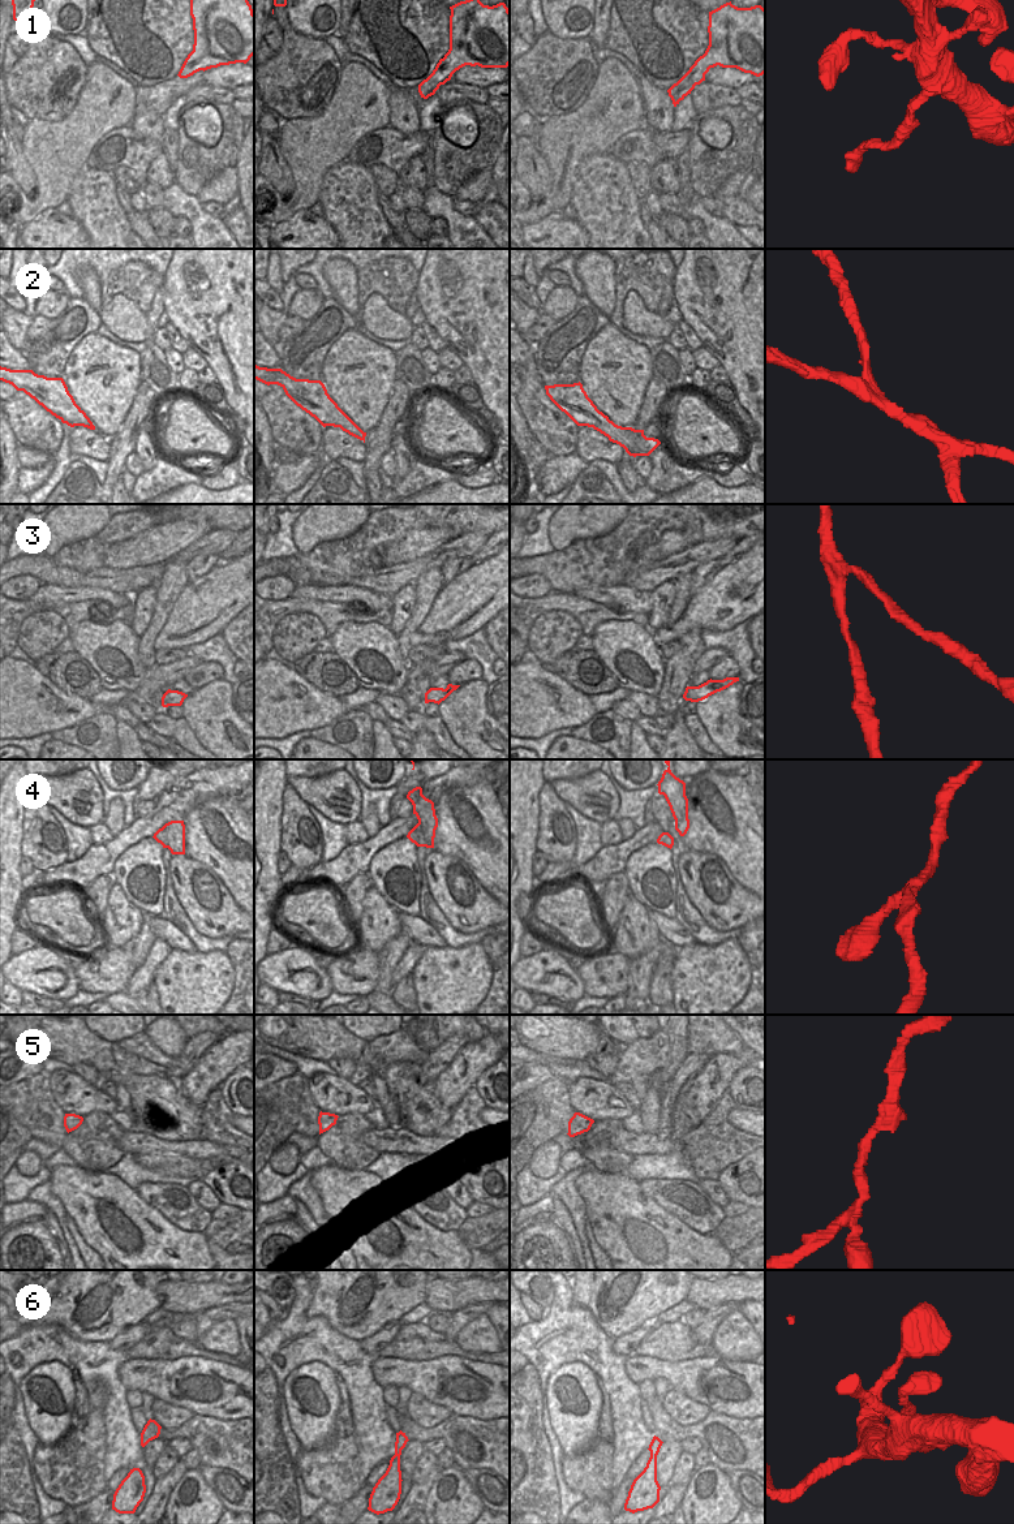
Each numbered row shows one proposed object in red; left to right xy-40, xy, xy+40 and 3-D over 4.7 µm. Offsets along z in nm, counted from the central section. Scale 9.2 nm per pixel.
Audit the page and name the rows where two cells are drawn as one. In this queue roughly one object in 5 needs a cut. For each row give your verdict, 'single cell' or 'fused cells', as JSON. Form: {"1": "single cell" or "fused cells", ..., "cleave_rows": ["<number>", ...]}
{"1": "fused cells", "2": "fused cells", "3": "single cell", "4": "single cell", "5": "single cell", "6": "single cell", "cleave_rows": ["1", "2"]}

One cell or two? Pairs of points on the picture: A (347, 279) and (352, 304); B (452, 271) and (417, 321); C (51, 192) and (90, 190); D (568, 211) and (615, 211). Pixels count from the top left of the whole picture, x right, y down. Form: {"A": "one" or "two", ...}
{"A": "one", "B": "two", "C": "two", "D": "two"}

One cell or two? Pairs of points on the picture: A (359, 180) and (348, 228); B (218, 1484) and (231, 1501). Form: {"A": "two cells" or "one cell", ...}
{"A": "one cell", "B": "one cell"}

